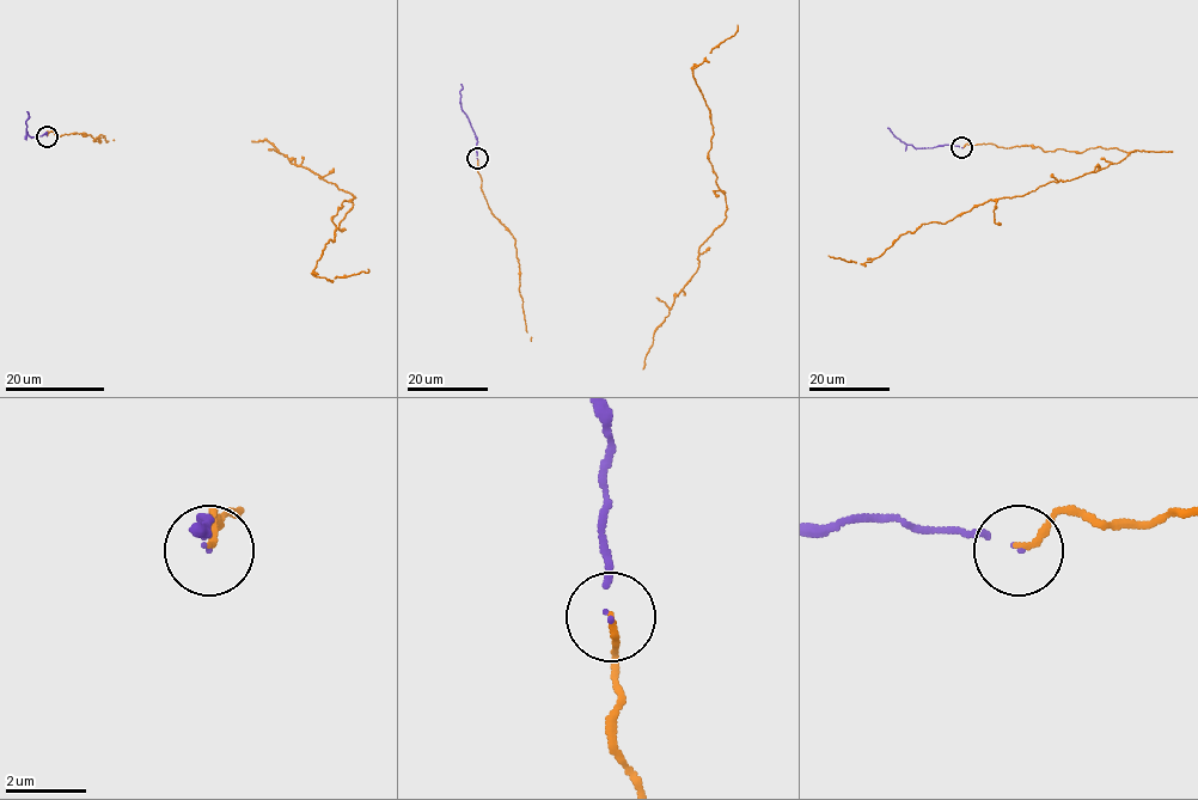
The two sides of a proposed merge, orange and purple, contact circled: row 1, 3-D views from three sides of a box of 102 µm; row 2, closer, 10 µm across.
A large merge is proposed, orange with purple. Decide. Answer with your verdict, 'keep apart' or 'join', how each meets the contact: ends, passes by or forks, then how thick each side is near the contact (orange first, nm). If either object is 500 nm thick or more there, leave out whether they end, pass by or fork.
join | orange ends | purple ends | 150/70 nm

